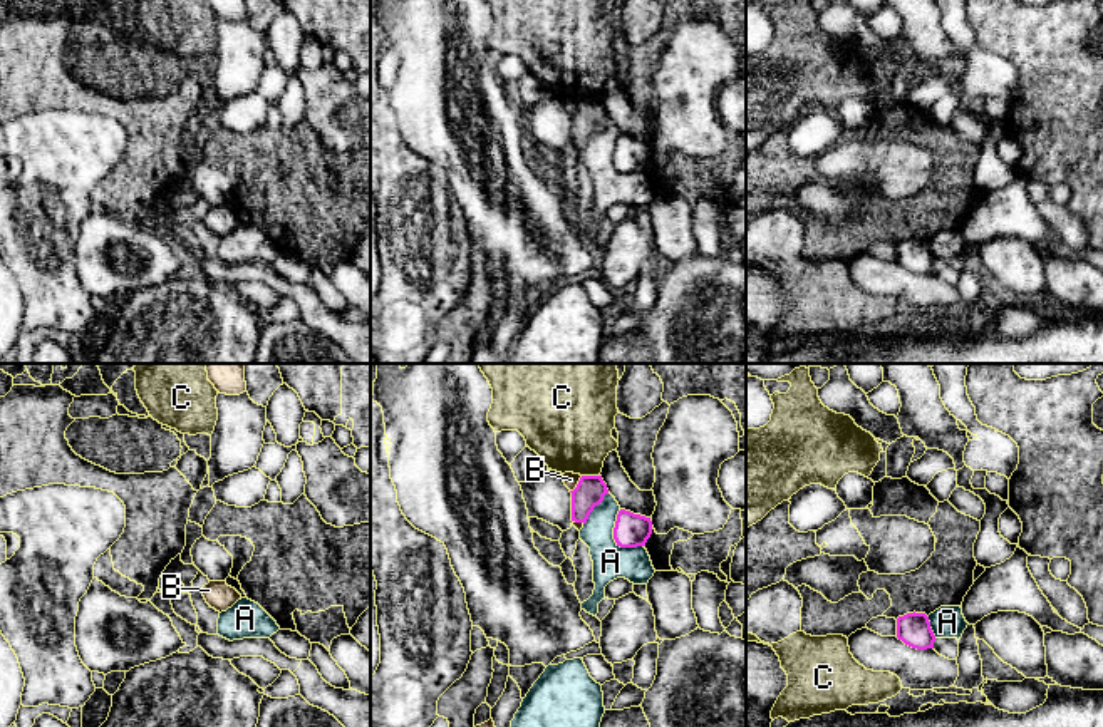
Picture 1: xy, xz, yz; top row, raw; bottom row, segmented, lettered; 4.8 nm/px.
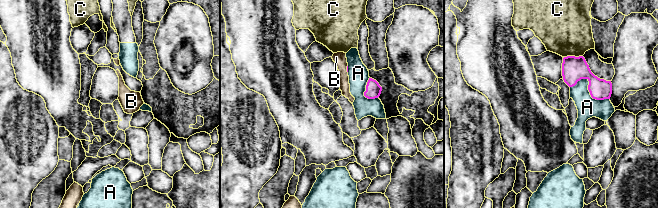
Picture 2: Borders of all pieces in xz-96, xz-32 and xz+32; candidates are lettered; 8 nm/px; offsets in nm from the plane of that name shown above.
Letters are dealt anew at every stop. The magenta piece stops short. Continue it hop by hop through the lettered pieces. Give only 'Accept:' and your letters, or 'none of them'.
Accept: none of them

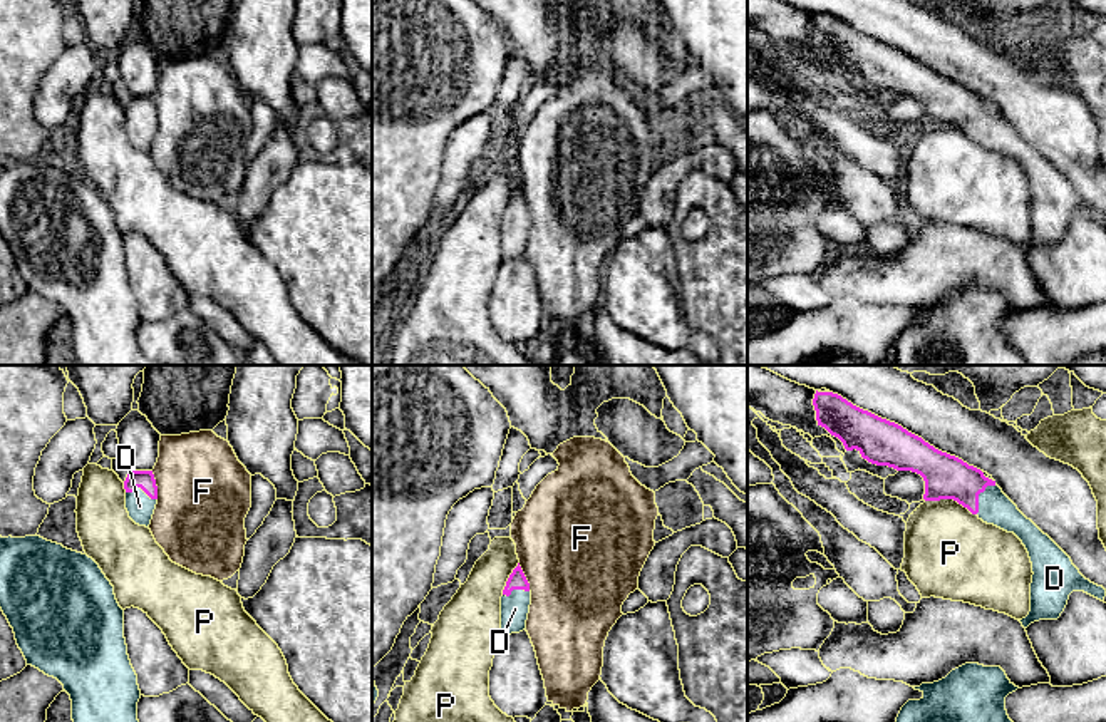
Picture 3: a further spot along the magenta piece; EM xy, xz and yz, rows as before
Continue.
Accept: D

